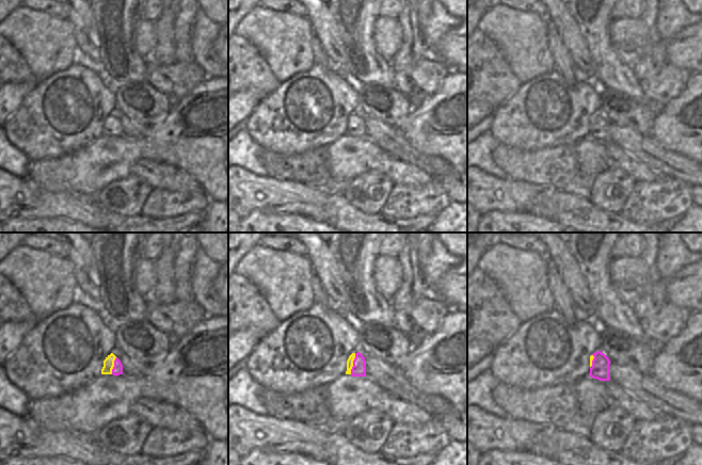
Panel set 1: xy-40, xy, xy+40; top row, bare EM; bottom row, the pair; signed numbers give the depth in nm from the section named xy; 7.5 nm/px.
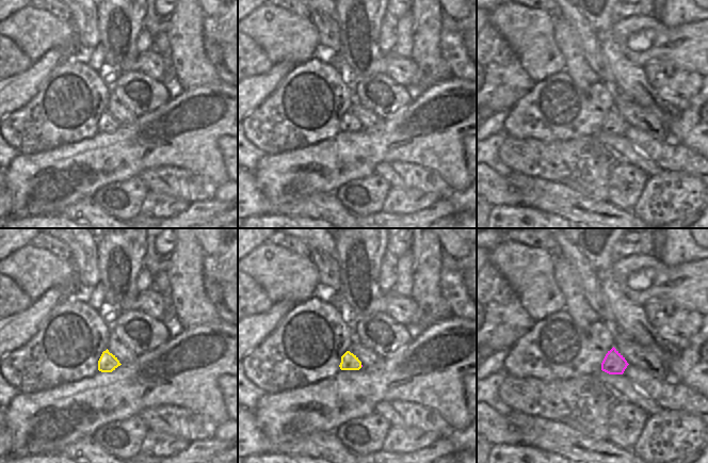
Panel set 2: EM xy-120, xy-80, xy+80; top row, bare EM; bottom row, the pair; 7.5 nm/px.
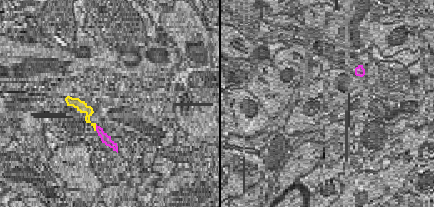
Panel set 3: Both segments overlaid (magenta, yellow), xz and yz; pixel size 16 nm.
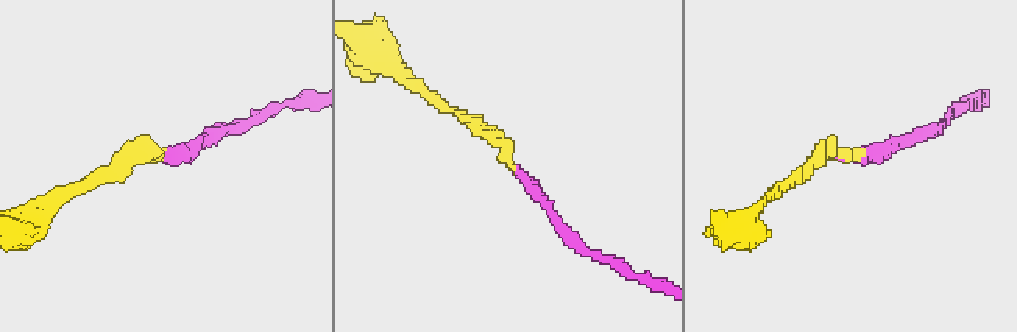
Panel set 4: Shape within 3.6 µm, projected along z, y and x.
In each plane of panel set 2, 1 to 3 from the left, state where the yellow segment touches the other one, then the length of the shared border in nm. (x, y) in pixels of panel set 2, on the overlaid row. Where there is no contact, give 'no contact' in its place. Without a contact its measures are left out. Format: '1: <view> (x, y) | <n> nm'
1: no contact
2: no contact
3: no contact

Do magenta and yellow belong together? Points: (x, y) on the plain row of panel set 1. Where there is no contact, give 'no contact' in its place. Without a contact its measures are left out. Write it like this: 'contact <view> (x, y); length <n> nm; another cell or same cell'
contact xy (353, 125); length 170 nm; another cell

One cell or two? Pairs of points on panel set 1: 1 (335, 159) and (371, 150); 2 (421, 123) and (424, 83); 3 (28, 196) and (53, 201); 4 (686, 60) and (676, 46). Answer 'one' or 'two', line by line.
1: one
2: two
3: one
4: one

